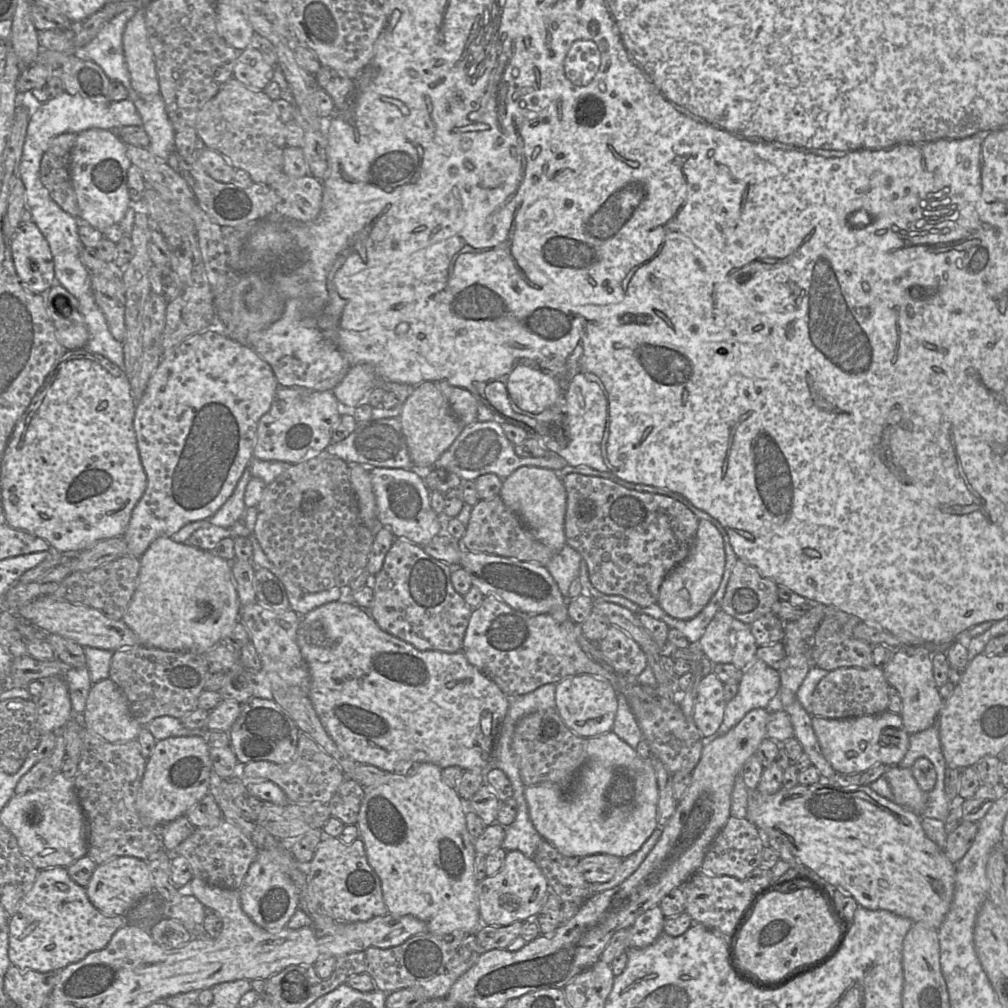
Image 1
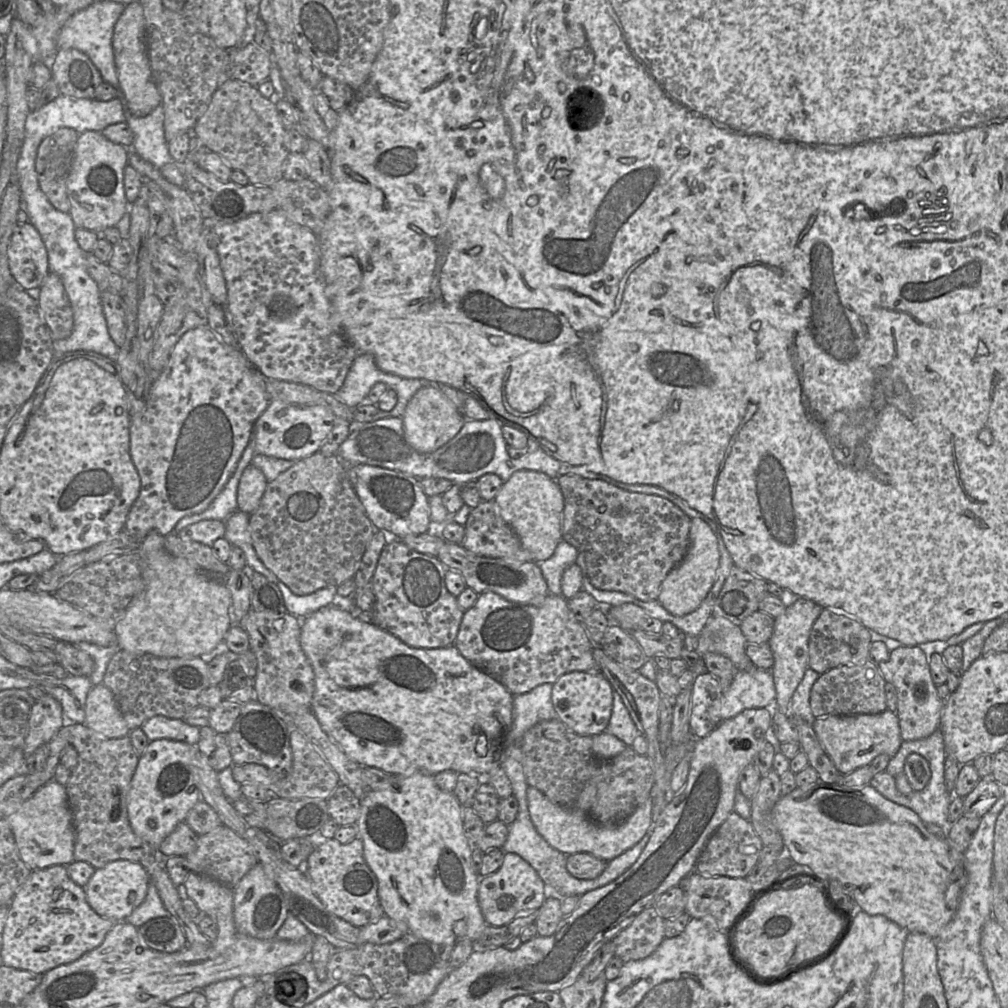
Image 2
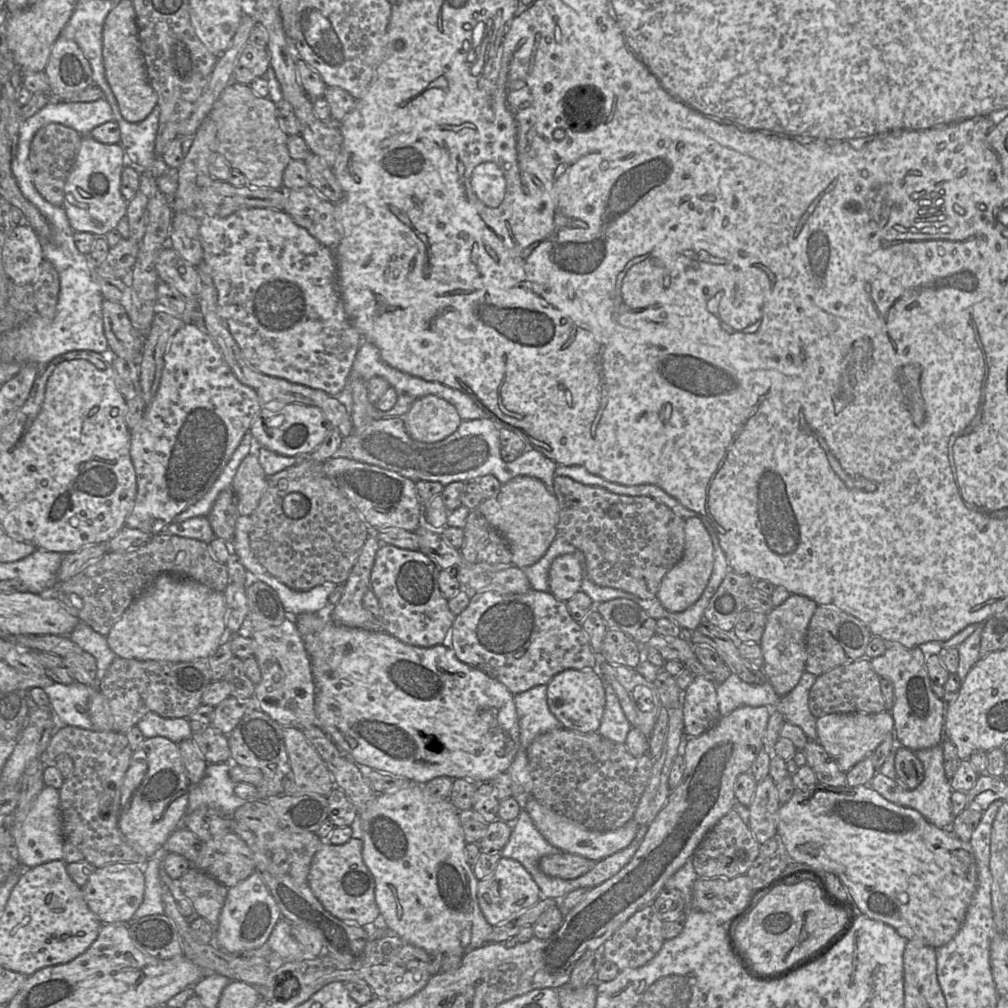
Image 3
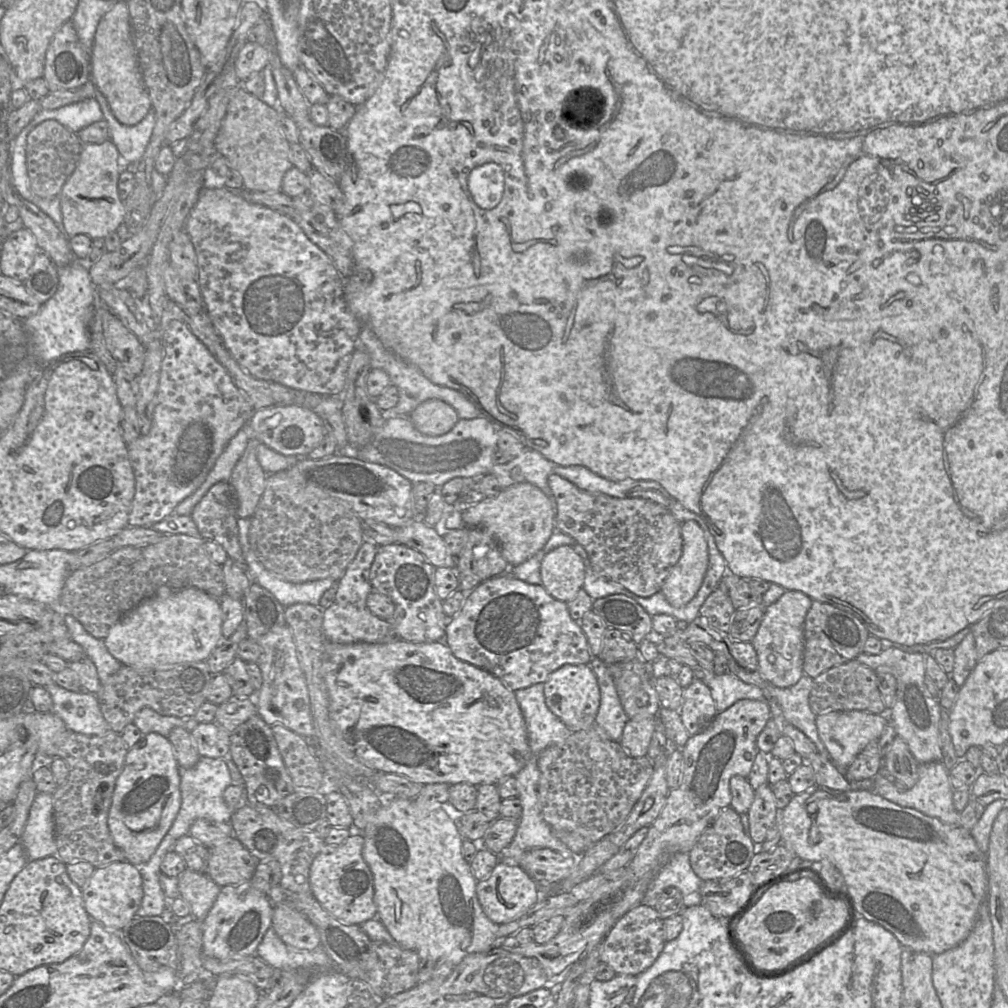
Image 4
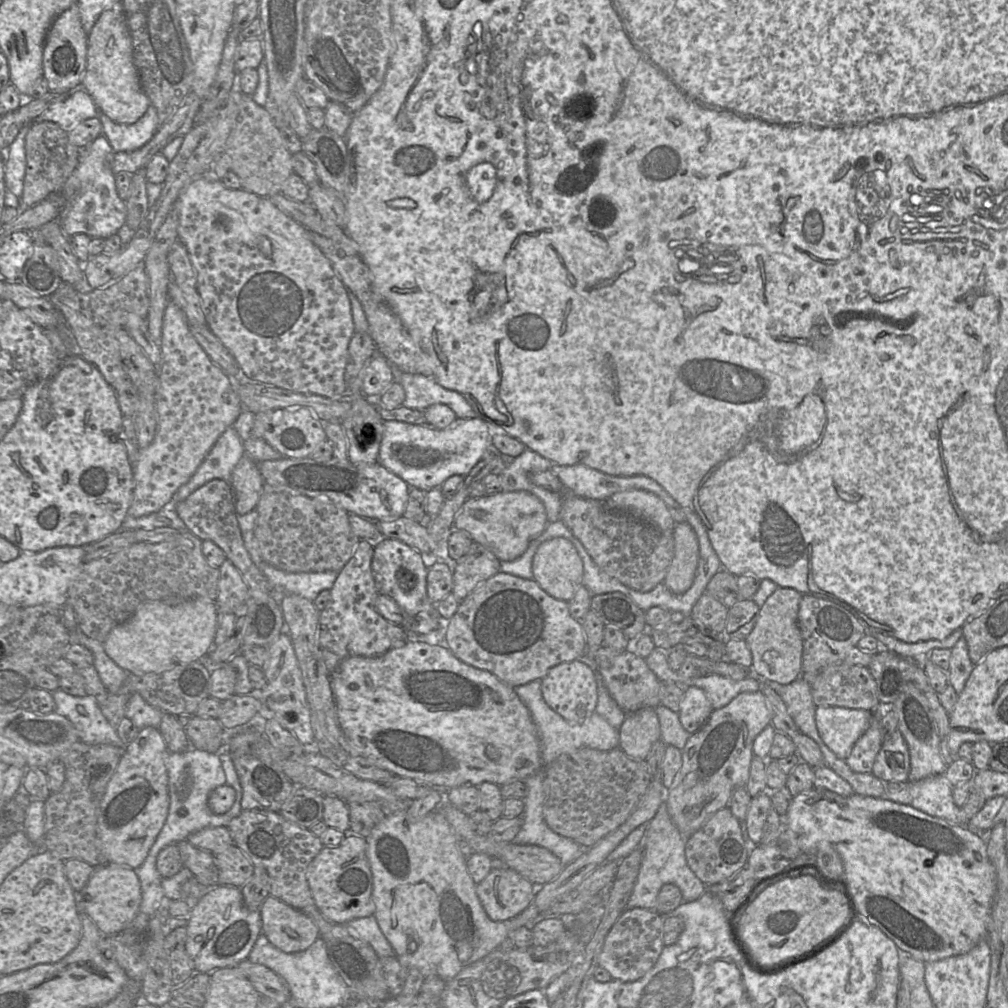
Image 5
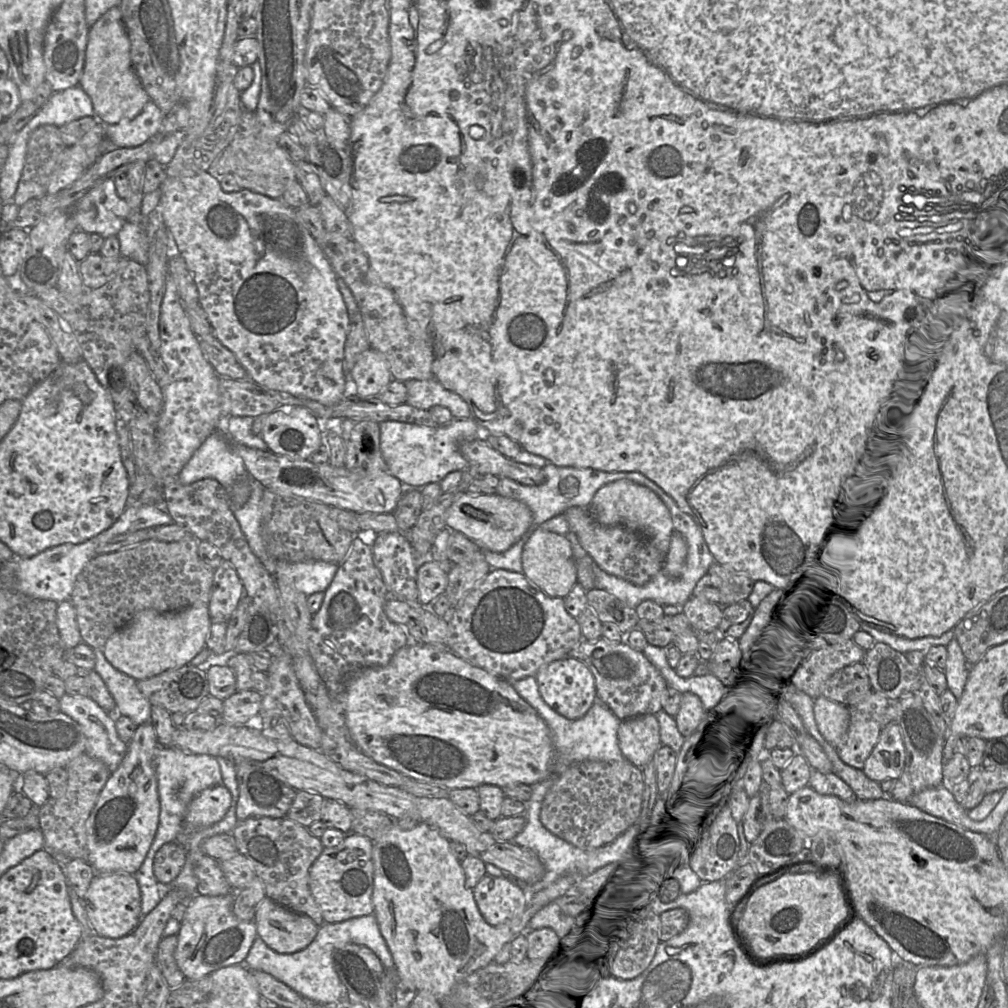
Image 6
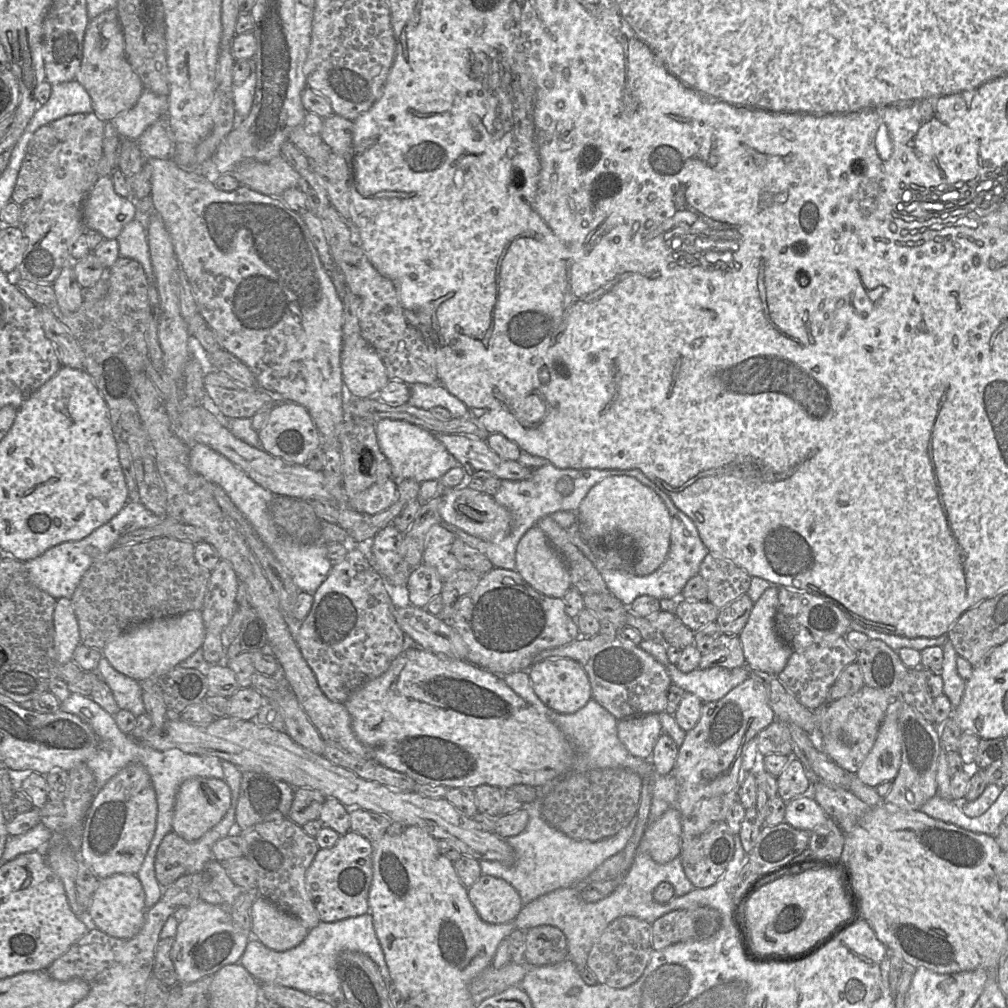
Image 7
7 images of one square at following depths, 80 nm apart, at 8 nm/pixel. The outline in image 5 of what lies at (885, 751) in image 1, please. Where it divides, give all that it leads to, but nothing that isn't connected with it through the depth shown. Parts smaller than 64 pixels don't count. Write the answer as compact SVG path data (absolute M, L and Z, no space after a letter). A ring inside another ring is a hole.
M816 707L815 722L825 745L846 760L854 744L868 729L873 712L844 707Z

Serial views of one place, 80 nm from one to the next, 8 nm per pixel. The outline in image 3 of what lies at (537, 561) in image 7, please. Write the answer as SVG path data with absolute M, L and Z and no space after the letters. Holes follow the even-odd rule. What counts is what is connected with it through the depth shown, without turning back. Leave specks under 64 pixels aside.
M573 554L556 557L549 569L549 591L561 601L568 601L581 590L582 568Z

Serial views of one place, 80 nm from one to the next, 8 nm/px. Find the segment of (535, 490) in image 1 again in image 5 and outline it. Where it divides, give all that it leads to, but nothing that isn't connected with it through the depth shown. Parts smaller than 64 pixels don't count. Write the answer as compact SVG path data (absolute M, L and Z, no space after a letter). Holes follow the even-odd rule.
M527 491L498 492L479 498L469 497L456 515L453 528L465 531L473 540L488 548L500 561L513 561L528 548L532 539L548 525L543 502Z

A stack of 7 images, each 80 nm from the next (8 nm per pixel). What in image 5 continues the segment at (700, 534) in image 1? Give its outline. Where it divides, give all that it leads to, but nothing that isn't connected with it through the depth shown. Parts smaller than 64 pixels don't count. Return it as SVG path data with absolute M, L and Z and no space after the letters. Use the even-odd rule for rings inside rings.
M676 523L673 537L674 556L663 583L672 593L682 594L693 584L699 560L699 543L688 523Z

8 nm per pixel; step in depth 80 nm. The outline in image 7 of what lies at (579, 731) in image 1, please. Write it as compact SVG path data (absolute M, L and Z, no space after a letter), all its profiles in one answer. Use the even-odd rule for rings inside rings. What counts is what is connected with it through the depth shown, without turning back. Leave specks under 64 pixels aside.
M571 658L544 659L536 661L527 671L535 694L552 710L562 714L572 714L592 699L588 675L576 660Z

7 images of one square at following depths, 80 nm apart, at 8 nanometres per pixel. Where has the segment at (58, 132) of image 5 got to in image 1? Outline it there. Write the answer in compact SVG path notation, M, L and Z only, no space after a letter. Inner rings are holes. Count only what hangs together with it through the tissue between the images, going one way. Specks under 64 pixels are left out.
M61 133L49 143L40 162L40 179L51 198L71 216L79 216L79 208L72 185L70 155L77 134Z

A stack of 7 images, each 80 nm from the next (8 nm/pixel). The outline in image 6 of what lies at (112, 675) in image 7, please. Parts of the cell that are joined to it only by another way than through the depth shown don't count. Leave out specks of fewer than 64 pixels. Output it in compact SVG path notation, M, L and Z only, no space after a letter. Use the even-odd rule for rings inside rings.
M93 648L93 650L96 655L94 670L102 678L115 701L115 714L129 717L136 726L150 722L152 705L139 690L137 680L115 669L106 659L103 648Z

